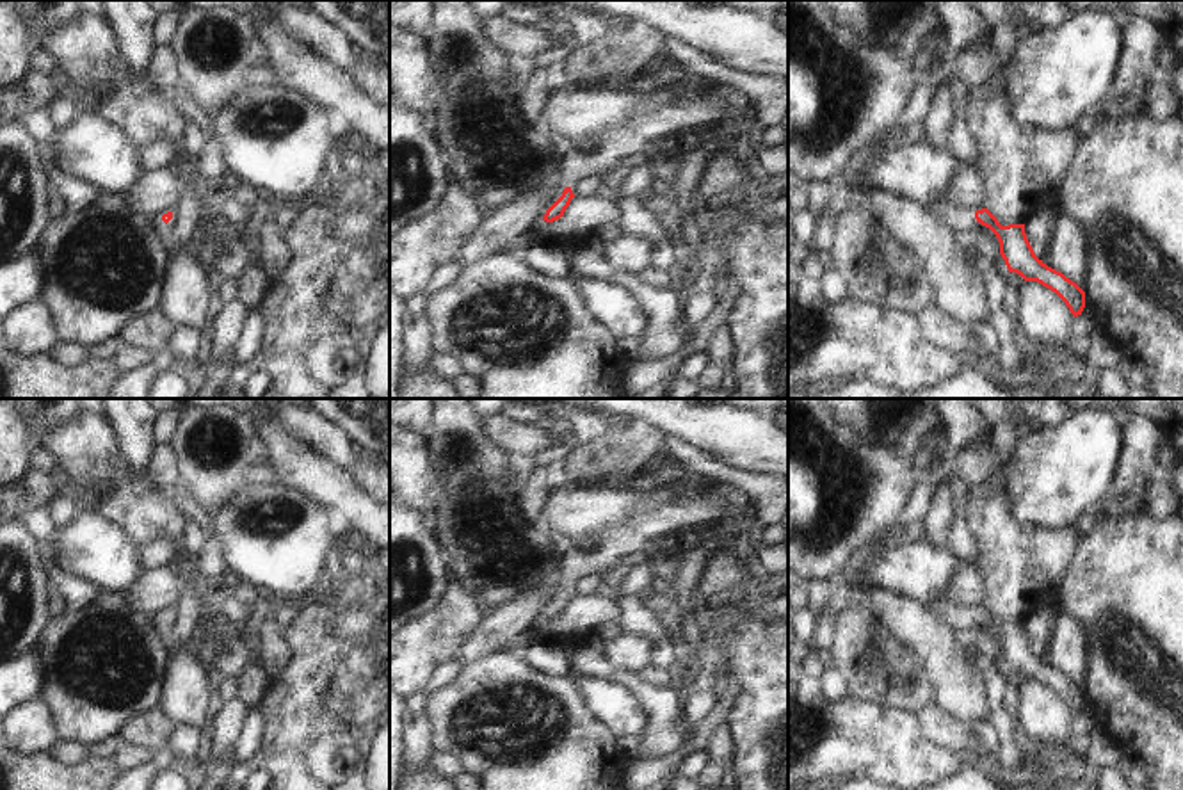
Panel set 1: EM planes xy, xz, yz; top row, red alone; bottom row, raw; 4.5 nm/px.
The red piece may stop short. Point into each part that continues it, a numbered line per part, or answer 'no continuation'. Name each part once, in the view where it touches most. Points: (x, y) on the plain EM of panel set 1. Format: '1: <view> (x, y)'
1: yz (963, 620)

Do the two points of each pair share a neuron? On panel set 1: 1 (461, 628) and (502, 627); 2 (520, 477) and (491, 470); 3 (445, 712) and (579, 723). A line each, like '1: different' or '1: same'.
1: different
2: different
3: same

